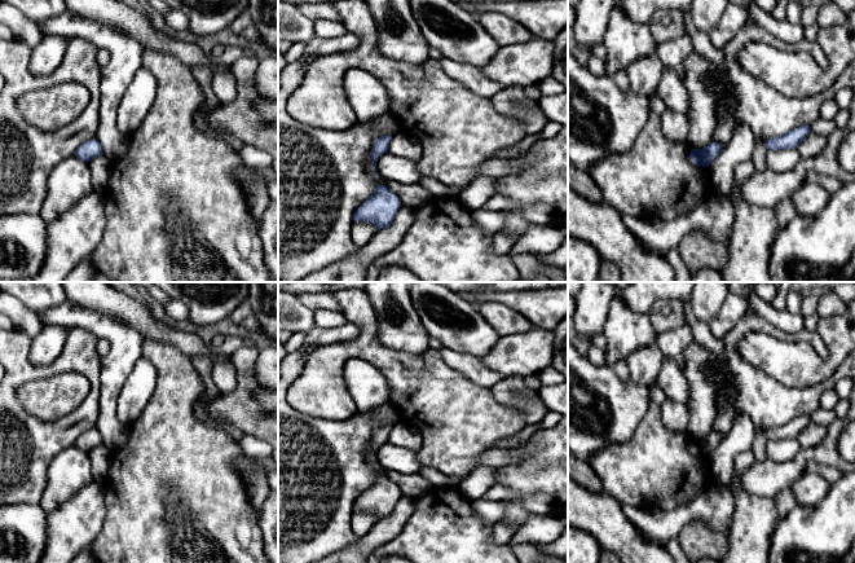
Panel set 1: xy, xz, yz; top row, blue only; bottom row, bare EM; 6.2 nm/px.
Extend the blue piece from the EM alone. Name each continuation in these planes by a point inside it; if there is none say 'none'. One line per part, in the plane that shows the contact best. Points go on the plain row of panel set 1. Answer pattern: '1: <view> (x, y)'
none

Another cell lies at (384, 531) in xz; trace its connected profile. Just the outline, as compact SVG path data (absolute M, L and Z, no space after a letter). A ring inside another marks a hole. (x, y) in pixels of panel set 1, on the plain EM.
M401 496L389 516L378 520L371 529L351 546L312 563L366 563L380 546L396 541L414 511L414 498Z

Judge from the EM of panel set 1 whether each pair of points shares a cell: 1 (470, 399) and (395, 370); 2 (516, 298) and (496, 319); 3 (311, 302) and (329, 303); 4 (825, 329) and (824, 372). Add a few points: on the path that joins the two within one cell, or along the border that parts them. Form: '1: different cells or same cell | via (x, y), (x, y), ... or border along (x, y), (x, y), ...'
1: same cell | via (452, 399), (433, 399), (413, 378)
2: different cells | border along (477, 304), (502, 303), (532, 324)
3: same cell | via (314, 302), (325, 302)
4: same cell | via (833, 339), (833, 361)

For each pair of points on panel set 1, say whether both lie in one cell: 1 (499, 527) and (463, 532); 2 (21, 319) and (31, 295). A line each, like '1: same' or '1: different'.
1: different
2: different

